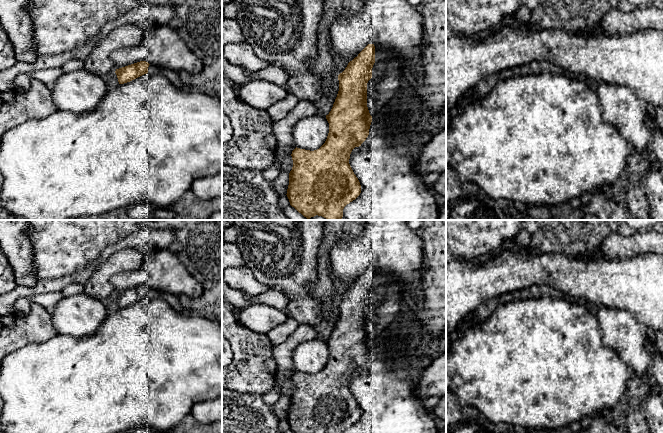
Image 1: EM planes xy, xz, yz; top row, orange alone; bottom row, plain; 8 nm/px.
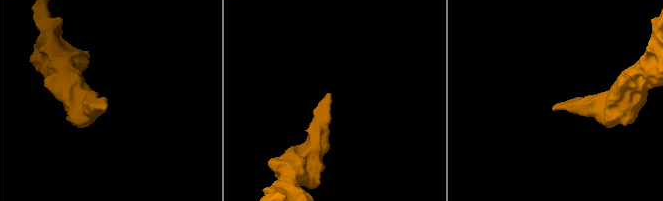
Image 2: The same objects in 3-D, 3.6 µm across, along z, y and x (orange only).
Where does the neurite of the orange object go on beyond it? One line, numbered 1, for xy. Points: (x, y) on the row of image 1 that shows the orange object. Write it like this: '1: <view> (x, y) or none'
1: xy (173, 77)

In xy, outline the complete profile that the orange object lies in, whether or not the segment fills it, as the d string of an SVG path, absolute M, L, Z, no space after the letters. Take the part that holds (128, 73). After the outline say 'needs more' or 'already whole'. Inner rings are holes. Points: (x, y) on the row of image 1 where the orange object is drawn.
M140 61L116 69L115 73L117 75L119 84L130 82L144 74L150 73L164 76L172 85L177 88L182 88L185 86L179 76L179 72L164 67L154 66L146 61Z; needs more

